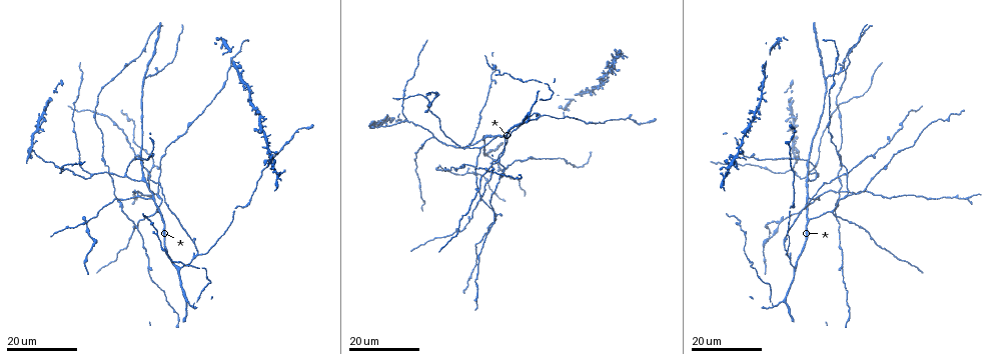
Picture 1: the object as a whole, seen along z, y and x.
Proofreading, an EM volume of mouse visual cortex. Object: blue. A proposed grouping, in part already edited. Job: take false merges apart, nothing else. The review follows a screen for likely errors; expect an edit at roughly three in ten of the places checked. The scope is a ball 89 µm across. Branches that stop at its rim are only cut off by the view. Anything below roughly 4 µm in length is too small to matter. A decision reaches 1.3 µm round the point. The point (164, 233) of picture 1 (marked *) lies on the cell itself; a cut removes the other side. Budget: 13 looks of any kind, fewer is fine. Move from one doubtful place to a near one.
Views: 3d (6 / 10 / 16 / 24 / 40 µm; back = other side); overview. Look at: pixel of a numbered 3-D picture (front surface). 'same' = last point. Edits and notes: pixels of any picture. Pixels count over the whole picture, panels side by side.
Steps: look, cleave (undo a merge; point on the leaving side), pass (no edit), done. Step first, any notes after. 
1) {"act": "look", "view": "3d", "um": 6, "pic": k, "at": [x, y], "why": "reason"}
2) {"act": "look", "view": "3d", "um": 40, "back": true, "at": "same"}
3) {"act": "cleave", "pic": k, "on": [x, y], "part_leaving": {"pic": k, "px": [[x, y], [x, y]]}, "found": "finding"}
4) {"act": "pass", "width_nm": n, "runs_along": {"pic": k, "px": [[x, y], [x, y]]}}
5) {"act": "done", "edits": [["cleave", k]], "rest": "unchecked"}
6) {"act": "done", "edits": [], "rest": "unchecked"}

{"act": "look", "view": "3d", "um": 16, "pic": 1, "at": [815, 173], "why": "a fork"}

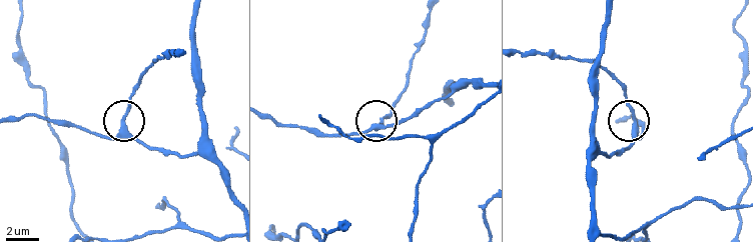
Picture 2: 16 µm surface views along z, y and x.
{"act": "look", "view": "3d", "um": 6, "pic": 2, "at": [123, 125]}

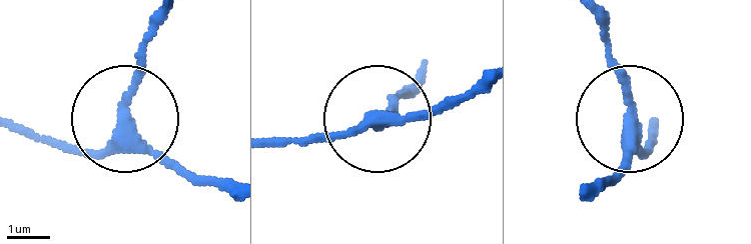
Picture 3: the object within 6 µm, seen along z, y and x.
{"act": "pass", "width_nm": 270, "runs_along": {"pic": 3, "px": [[228, 192], [163, 160], [124, 117], [153, 13]]}, "found": "continuous, no second cell"}

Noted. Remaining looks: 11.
{"act": "look", "view": "3d", "um": 24, "pic": 1, "at": [178, 267], "why": "three-way junction"}

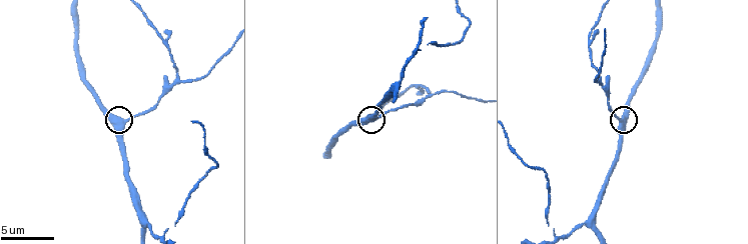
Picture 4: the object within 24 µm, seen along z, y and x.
{"act": "look", "view": "3d", "um": 10, "pic": 4, "at": [123, 124]}

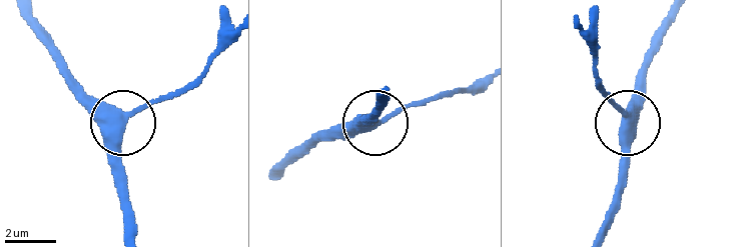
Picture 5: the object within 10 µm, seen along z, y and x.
{"act": "pass", "runs_along": {"pic": 5, "px": [[32, 16], [58, 62], [120, 120], [122, 188]]}, "found": "all the same cell"}

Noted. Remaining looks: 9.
{"act": "look", "view": "3d", "um": 16, "pic": 4, "at": [430, 93], "why": "small branch off a trunk"}

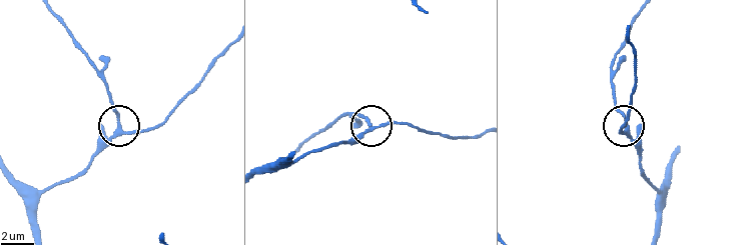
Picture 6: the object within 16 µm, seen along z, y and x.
{"act": "look", "view": "3d", "um": 16, "back": true, "pic": 6, "at": [120, 127]}

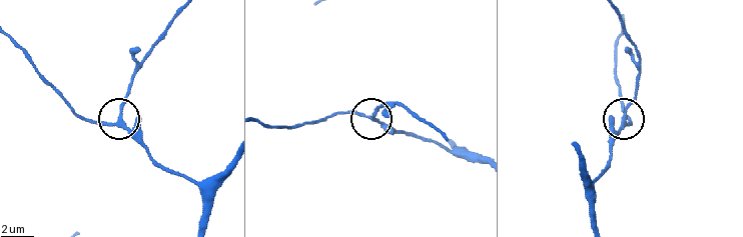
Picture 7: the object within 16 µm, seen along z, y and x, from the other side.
{"act": "pass", "arms": 3, "runs_along": {"pic": 7, "px": [[577, 154], [594, 181], [637, 87]]}, "found": "continuous, no second cell"}

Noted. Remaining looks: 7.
{"act": "look", "view": "3d", "um": 24, "pic": 1, "at": [404, 121]}

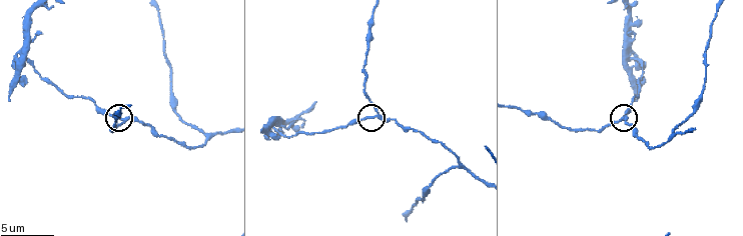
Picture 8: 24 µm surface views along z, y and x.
{"act": "look", "view": "3d", "um": 10, "pic": 8, "at": [618, 122], "why": "zoom in"}

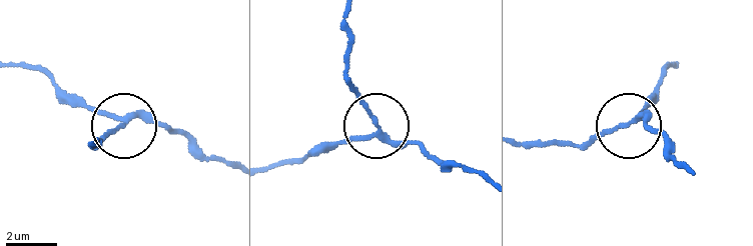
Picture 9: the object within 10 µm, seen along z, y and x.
{"act": "pass", "runs_along": {"pic": 9, "px": [[481, 177], [417, 143], [385, 134], [371, 108], [347, 85]]}, "found": "all the same cell"}

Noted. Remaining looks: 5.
{"act": "look", "view": "3d", "um": 10, "pic": 8, "at": [460, 165], "why": "arms part here"}

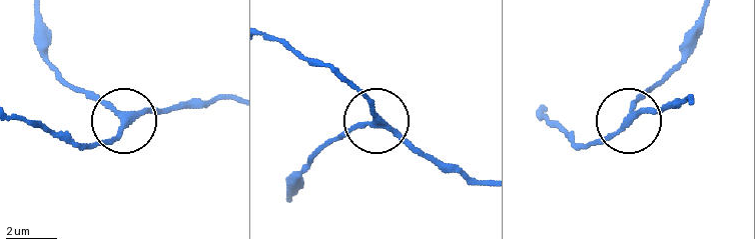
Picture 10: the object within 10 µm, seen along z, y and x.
{"act": "look", "view": "3d", "um": 6, "pic": 10, "at": [631, 119]}

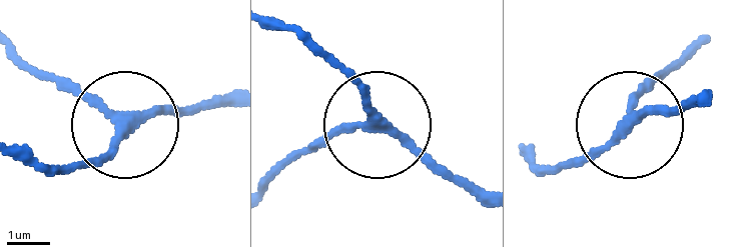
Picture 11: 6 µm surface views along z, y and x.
{"act": "pass", "side_arm_um": 47, "runs_along": {"pic": 11, "px": [[485, 202], [366, 127], [333, 130], [305, 155]]}, "found": "all the same cell"}

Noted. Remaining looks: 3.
{"act": "look", "view": "3d", "um": 16, "pic": 1, "at": [809, 198], "why": "branch point"}

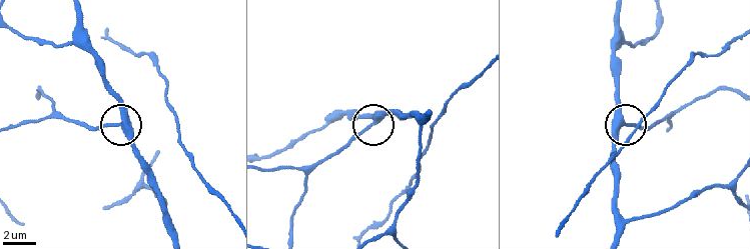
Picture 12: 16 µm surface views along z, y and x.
{"act": "look", "view": "3d", "um": 10, "pic": 12, "at": [370, 122]}

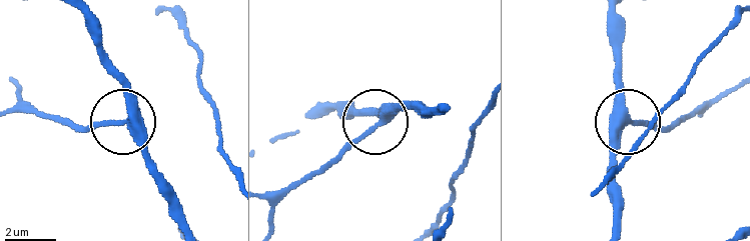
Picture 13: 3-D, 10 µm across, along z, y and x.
{"act": "pass", "runs_along": {"pic": 13, "px": [[618, 230], [614, 139], [638, 120], [674, 126]]}, "found": "one cell here"}

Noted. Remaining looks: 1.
{"act": "done", "edits": [], "rest": "unchecked"}

